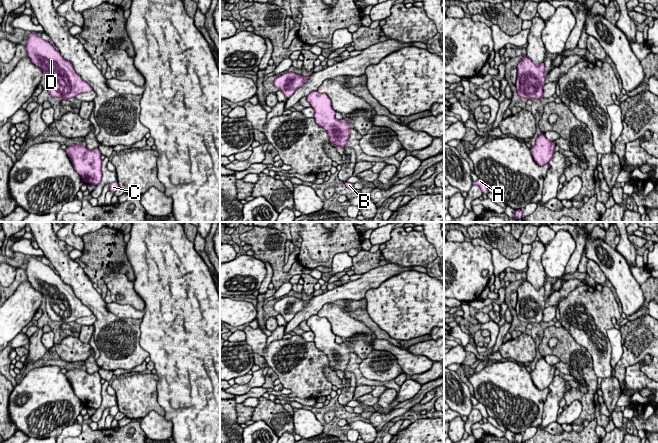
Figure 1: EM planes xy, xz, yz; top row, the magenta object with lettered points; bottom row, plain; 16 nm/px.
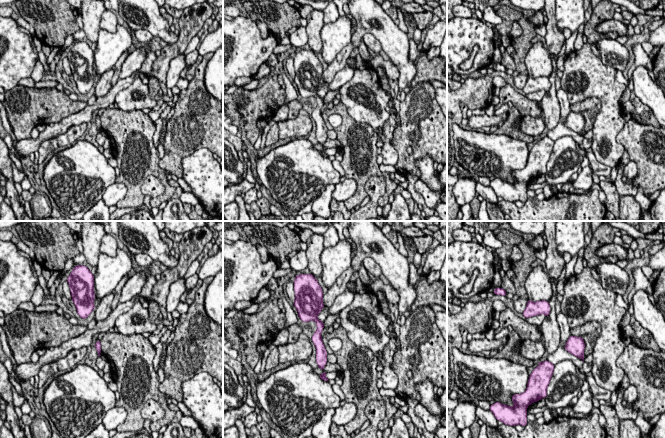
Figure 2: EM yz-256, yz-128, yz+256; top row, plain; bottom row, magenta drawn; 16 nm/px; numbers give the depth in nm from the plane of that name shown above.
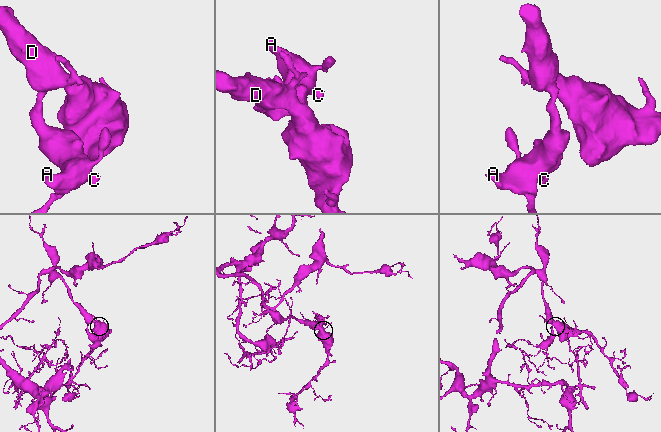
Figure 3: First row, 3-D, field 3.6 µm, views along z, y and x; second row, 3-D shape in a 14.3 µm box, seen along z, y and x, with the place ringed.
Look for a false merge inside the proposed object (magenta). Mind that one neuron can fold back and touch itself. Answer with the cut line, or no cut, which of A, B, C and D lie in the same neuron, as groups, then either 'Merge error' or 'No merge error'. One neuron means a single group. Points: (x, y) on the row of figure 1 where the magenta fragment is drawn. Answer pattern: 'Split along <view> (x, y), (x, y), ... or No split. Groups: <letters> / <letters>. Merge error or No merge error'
No split. Groups: A B C D. No merge error

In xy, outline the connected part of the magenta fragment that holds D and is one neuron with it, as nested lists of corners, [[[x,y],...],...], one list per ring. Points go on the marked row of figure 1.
[[[30,33],[26,44],[27,55],[45,74],[45,85],[52,97],[69,99],[92,91],[92,87],[78,75],[53,45],[36,33]]]

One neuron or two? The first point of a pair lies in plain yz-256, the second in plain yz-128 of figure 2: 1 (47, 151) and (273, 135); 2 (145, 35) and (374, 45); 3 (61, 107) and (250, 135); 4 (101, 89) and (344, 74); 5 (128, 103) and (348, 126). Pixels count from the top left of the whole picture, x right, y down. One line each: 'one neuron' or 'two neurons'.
1: one neuron
2: one neuron
3: one neuron
4: two neurons
5: two neurons

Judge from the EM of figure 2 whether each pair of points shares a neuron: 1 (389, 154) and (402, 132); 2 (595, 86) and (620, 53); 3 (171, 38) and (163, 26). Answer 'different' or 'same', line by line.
1: different
2: different
3: same

